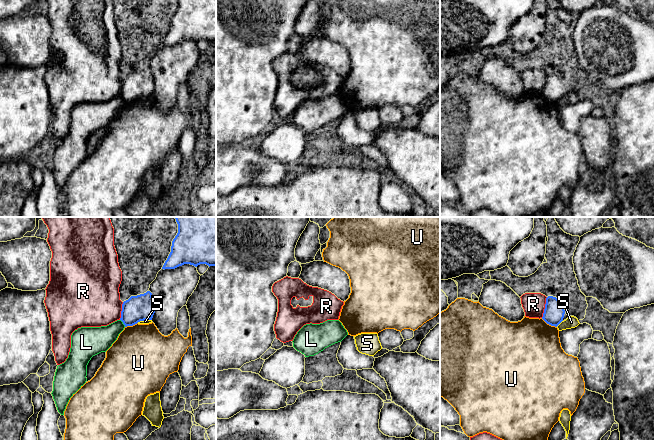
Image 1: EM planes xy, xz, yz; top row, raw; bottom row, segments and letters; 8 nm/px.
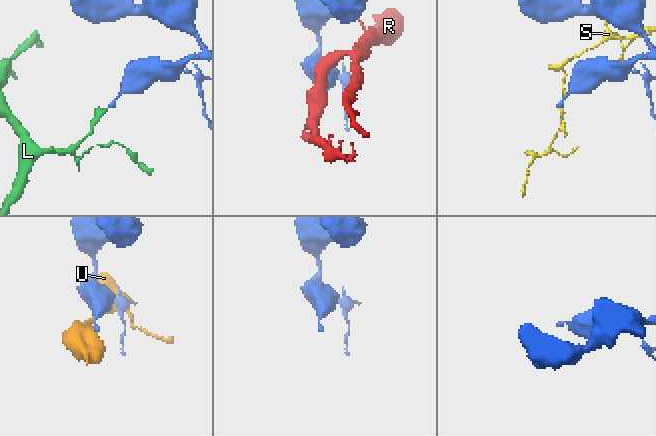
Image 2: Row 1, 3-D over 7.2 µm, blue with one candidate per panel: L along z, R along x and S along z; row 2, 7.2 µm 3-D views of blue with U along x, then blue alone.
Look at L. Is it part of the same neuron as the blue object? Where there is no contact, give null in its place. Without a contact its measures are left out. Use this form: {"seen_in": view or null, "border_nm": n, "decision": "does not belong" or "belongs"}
{"seen_in": "xy", "border_nm": 80, "decision": "does not belong"}

